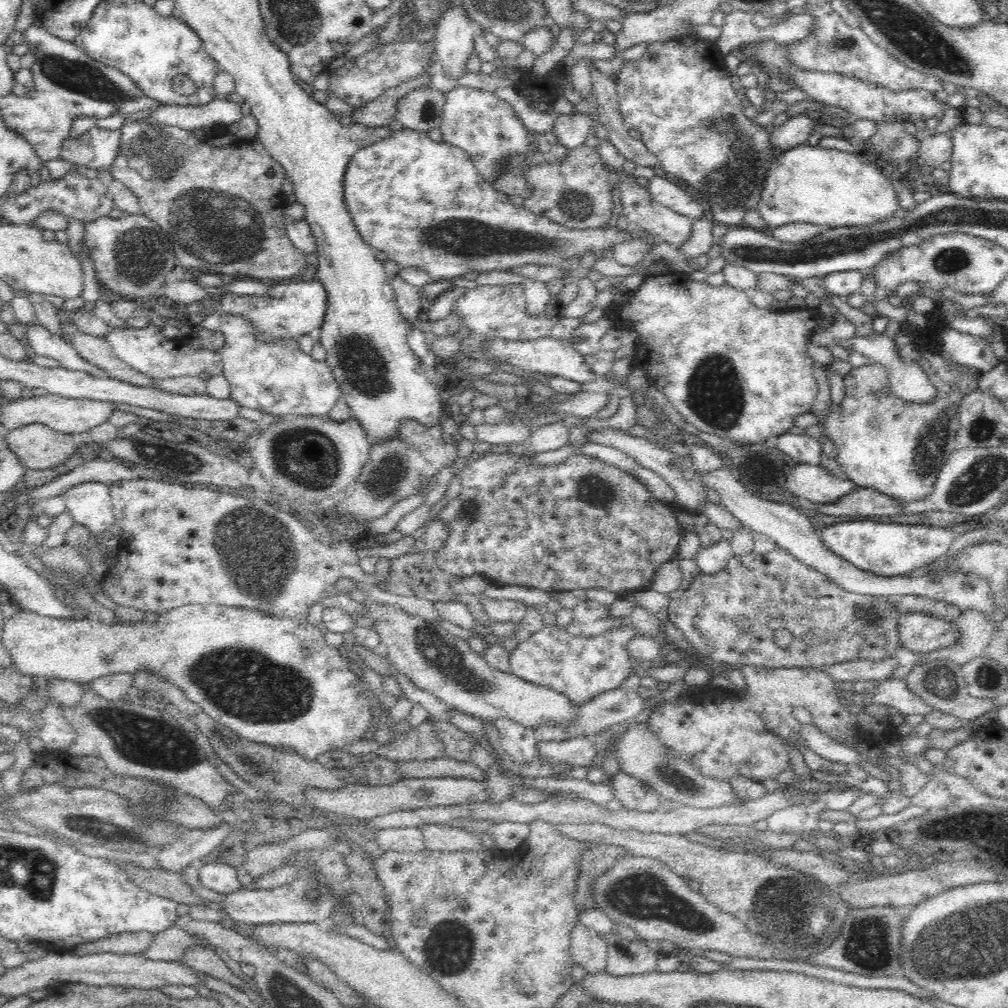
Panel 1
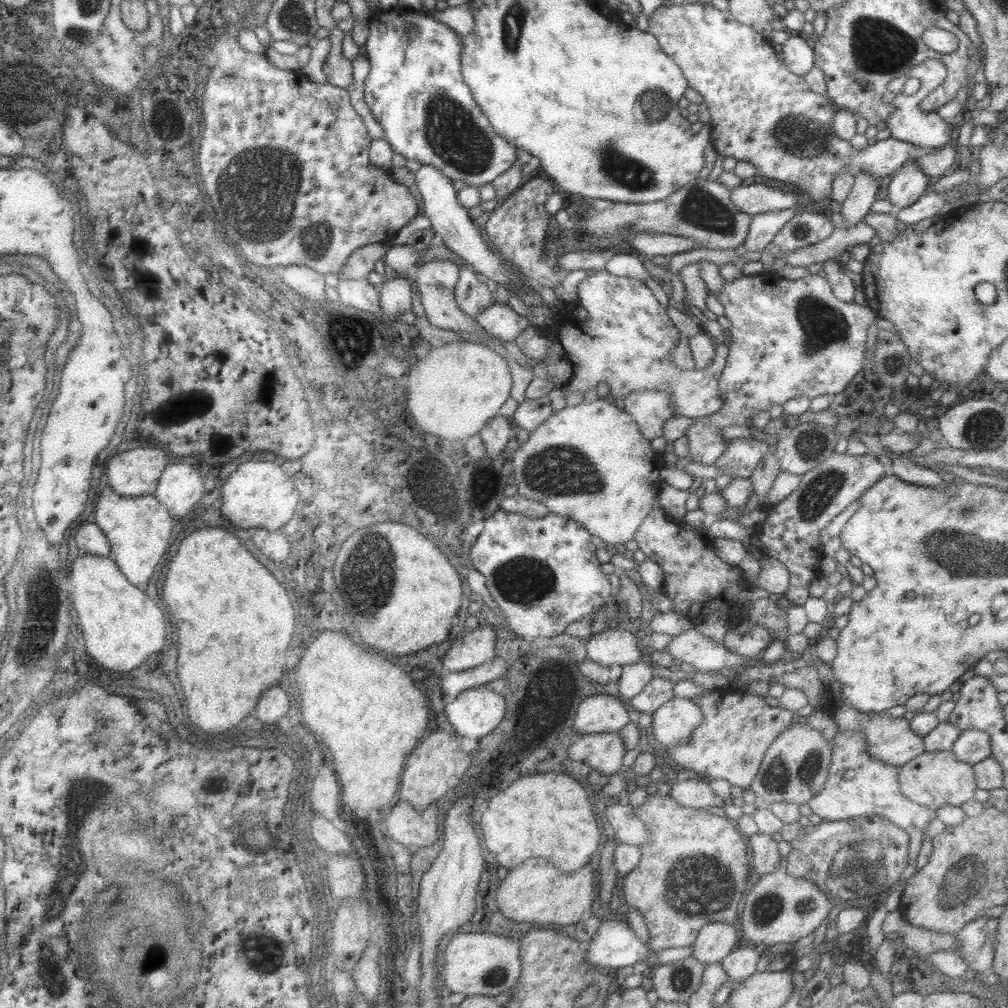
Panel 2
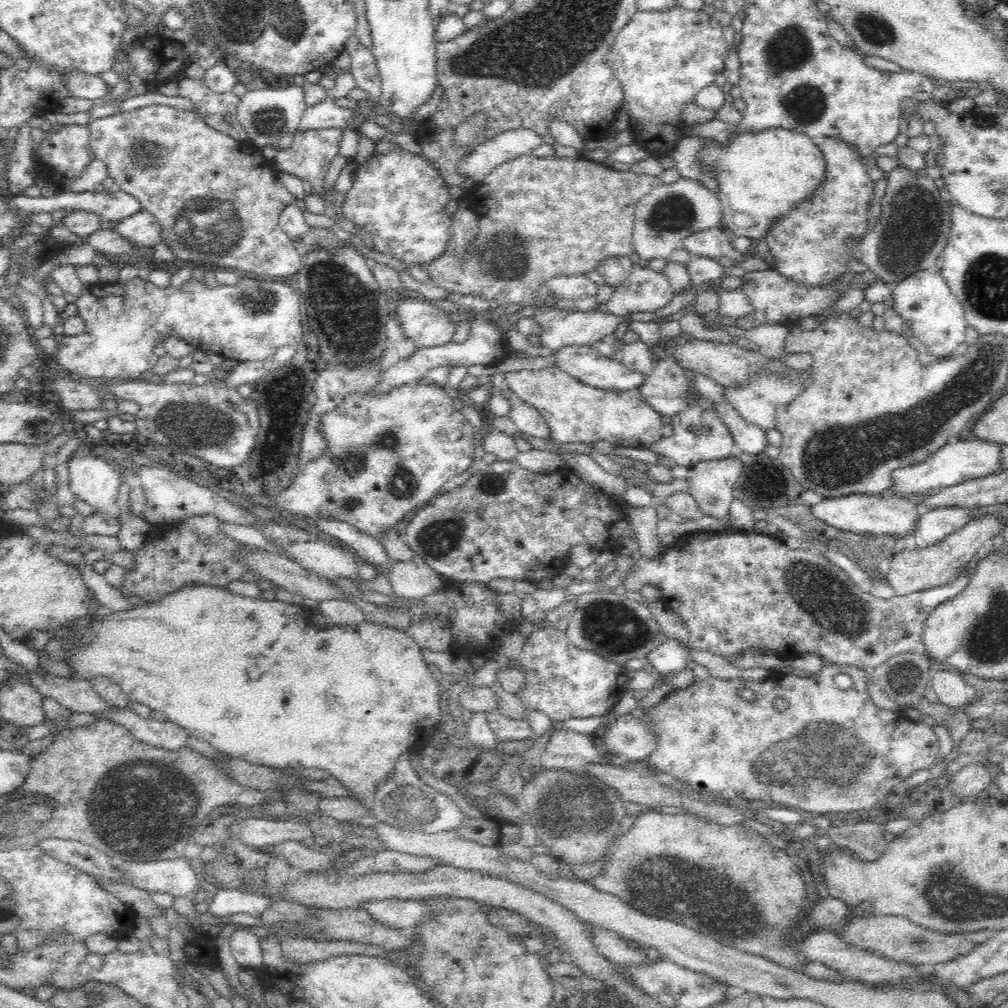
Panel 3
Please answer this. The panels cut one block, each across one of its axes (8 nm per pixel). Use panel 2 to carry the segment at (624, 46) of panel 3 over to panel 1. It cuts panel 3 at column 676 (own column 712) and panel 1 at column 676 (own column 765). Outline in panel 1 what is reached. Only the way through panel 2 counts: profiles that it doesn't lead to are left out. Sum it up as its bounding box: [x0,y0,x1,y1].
[616,36,780,228]

